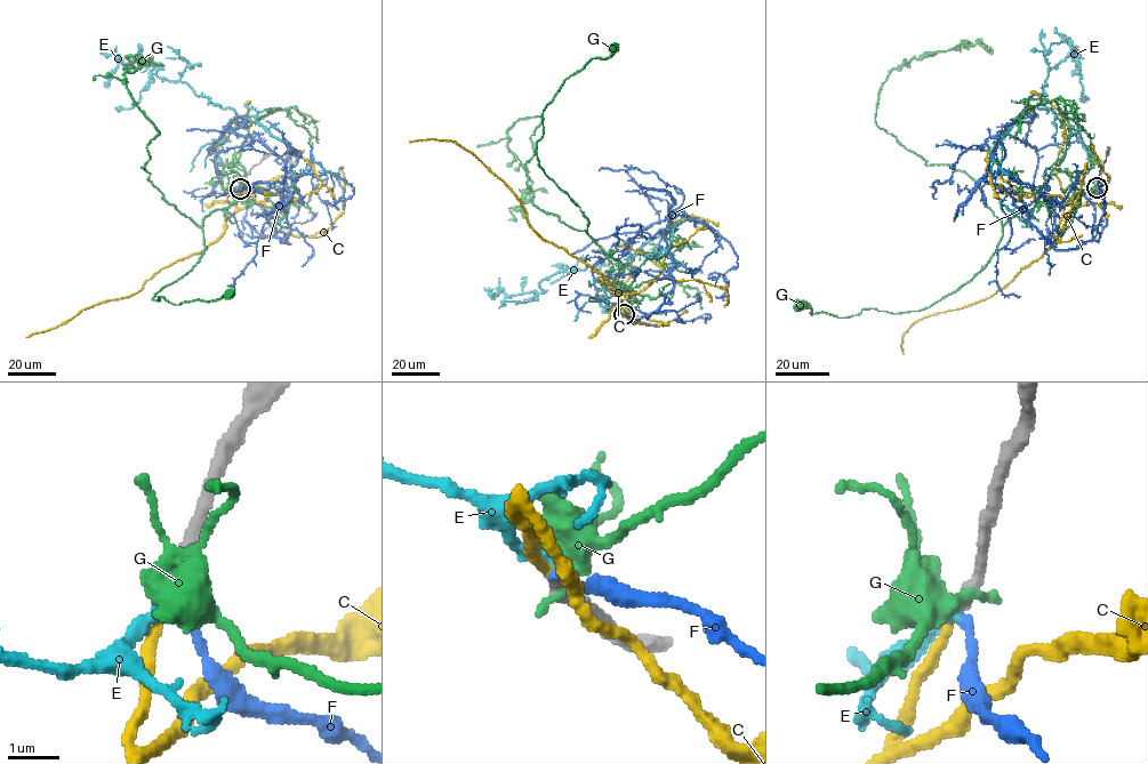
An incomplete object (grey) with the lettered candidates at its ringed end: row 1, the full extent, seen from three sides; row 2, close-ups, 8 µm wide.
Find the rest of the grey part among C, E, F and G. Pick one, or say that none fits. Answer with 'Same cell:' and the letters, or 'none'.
Same cell: C

